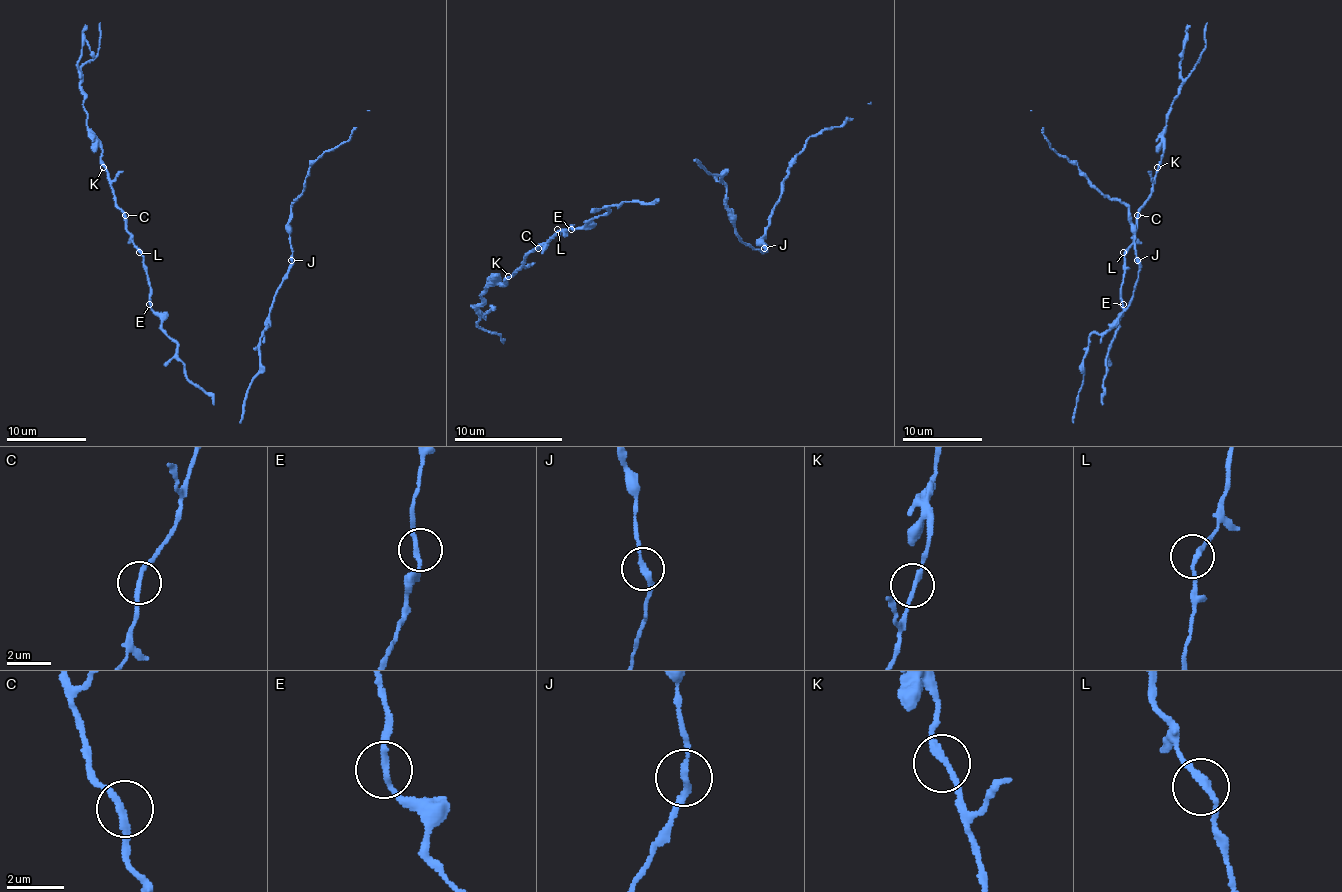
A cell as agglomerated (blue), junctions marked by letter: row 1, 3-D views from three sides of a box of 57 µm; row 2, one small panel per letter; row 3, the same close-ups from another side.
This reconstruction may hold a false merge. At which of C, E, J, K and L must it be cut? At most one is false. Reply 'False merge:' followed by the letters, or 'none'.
False merge: none

